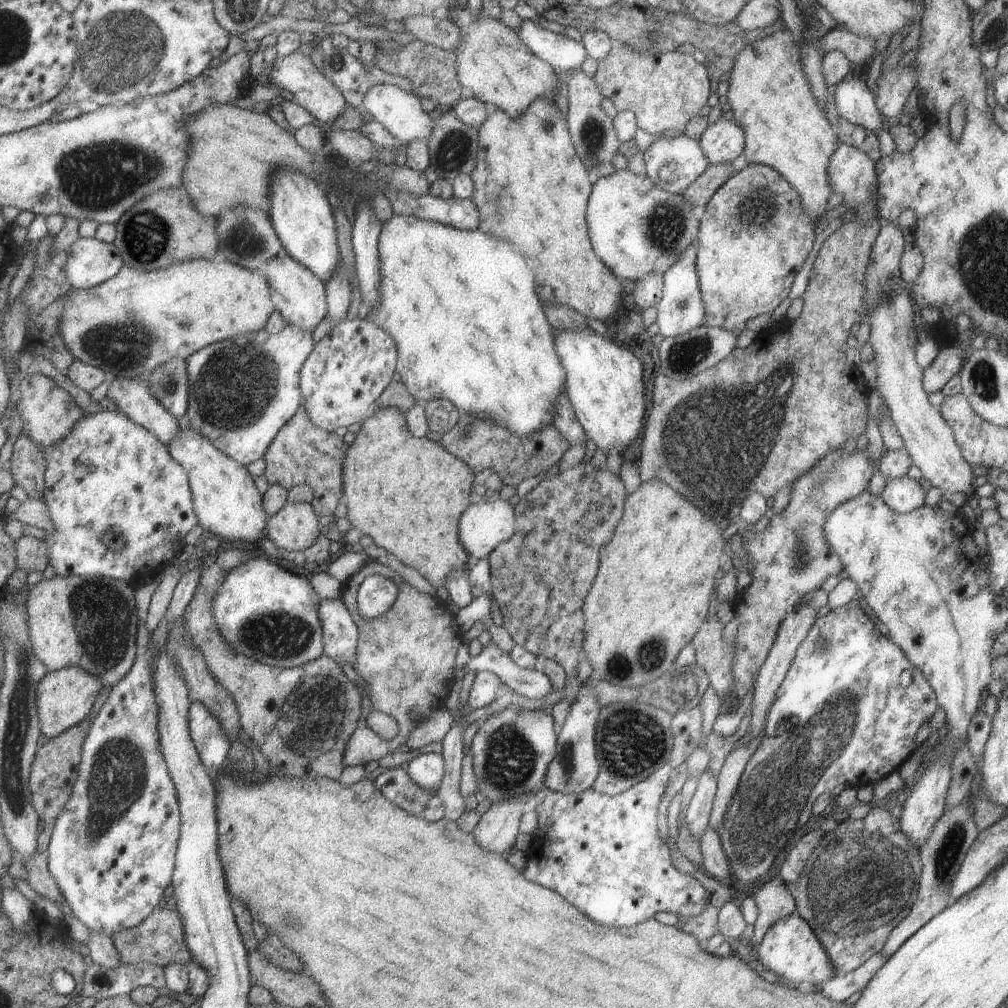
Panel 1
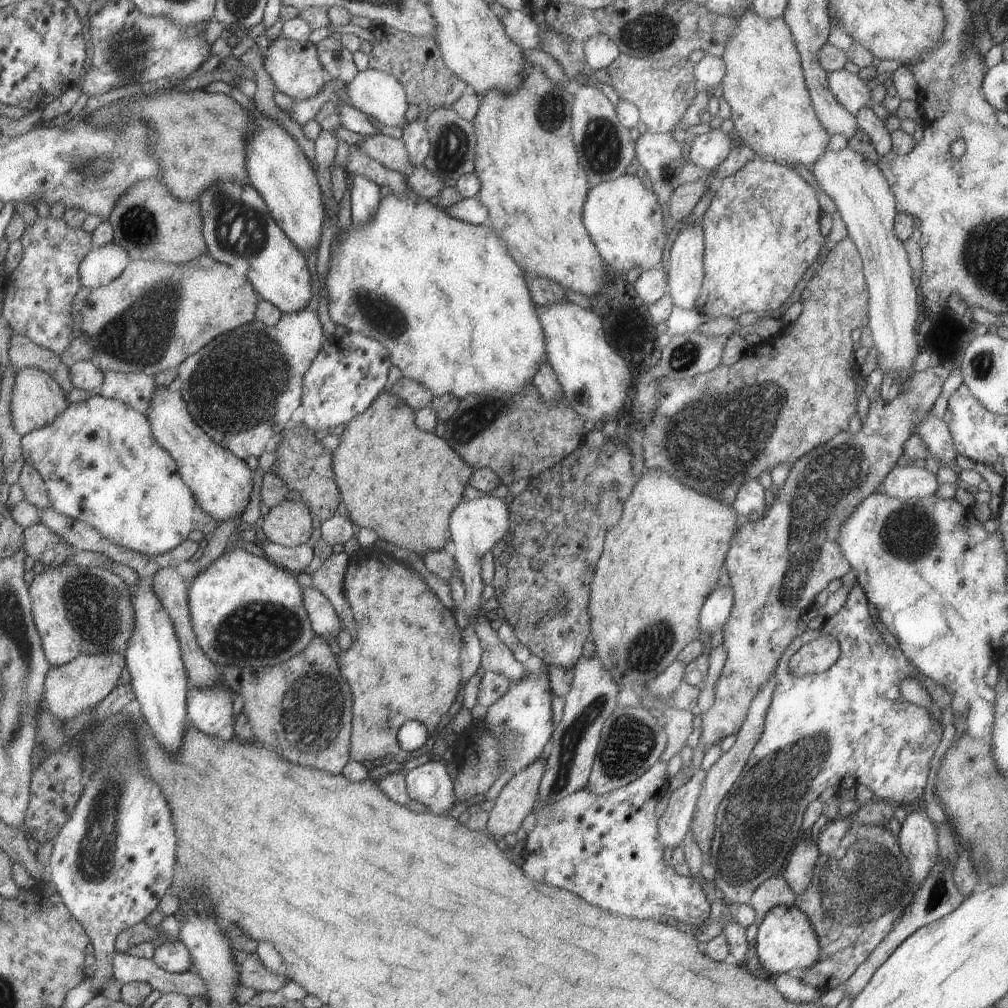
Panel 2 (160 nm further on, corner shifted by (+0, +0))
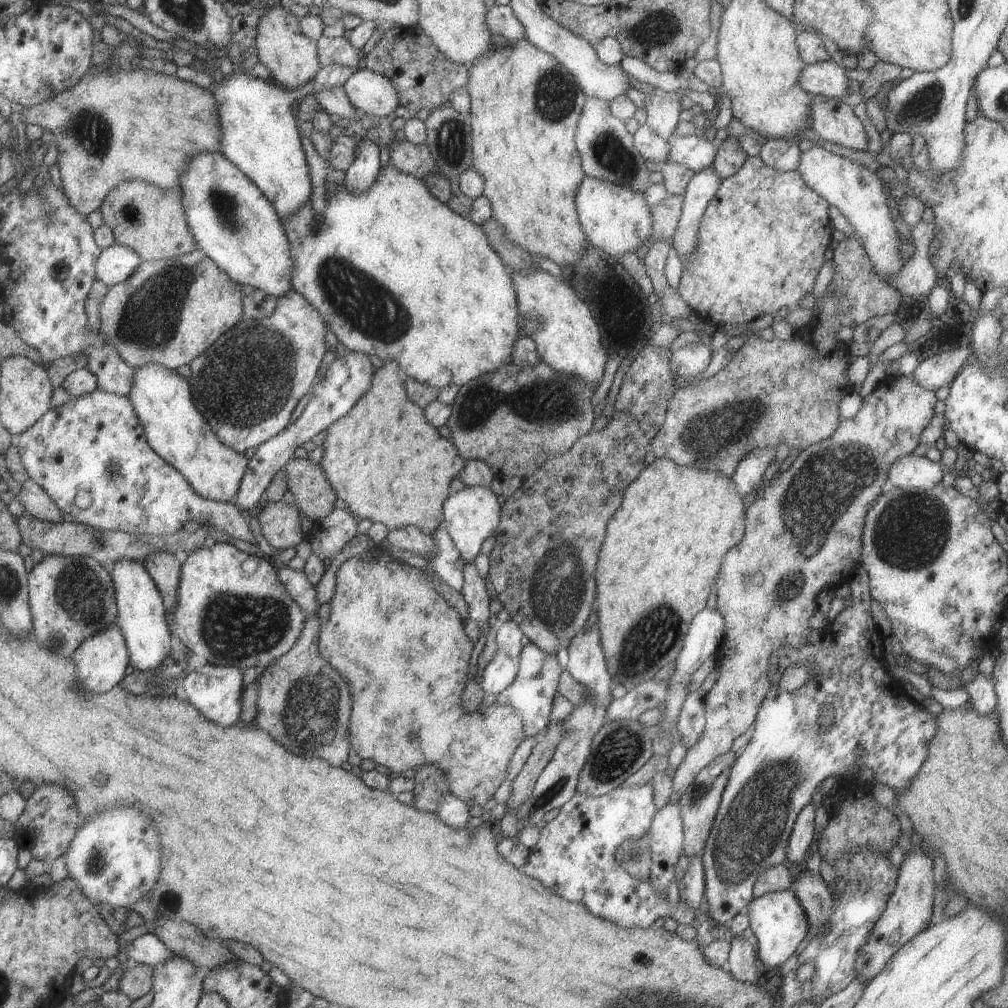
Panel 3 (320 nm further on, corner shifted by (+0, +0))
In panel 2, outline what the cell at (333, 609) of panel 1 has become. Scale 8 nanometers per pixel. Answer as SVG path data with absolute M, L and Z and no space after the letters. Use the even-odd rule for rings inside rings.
M303 588L303 606L305 606L311 629L323 640L335 638L340 631L341 620L333 610L331 602L315 588Z

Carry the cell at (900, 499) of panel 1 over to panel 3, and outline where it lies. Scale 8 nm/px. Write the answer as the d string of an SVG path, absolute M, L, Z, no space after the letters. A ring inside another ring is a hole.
M909 454L897 458L897 460L891 464L891 467L887 472L887 481L893 488L901 488L901 490L931 490L933 486L936 486L941 482L944 473L945 470L942 469L942 466L938 462L931 462L931 460L928 460L925 456L913 456L913 454Z

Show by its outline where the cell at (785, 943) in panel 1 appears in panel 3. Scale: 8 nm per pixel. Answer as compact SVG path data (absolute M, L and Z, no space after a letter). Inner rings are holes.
M791 889L783 892L767 892L759 898L754 898L744 912L749 918L748 928L757 939L757 957L763 965L770 967L774 972L790 956L798 952L797 946L809 934L807 916Z

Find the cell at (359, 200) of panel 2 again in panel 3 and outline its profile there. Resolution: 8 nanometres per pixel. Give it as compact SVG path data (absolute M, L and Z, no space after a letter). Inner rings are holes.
M365 137L357 140L357 150L355 150L355 160L349 164L346 171L342 174L340 182L343 186L353 192L361 194L367 192L367 188L377 180L379 174L379 152L380 148Z

